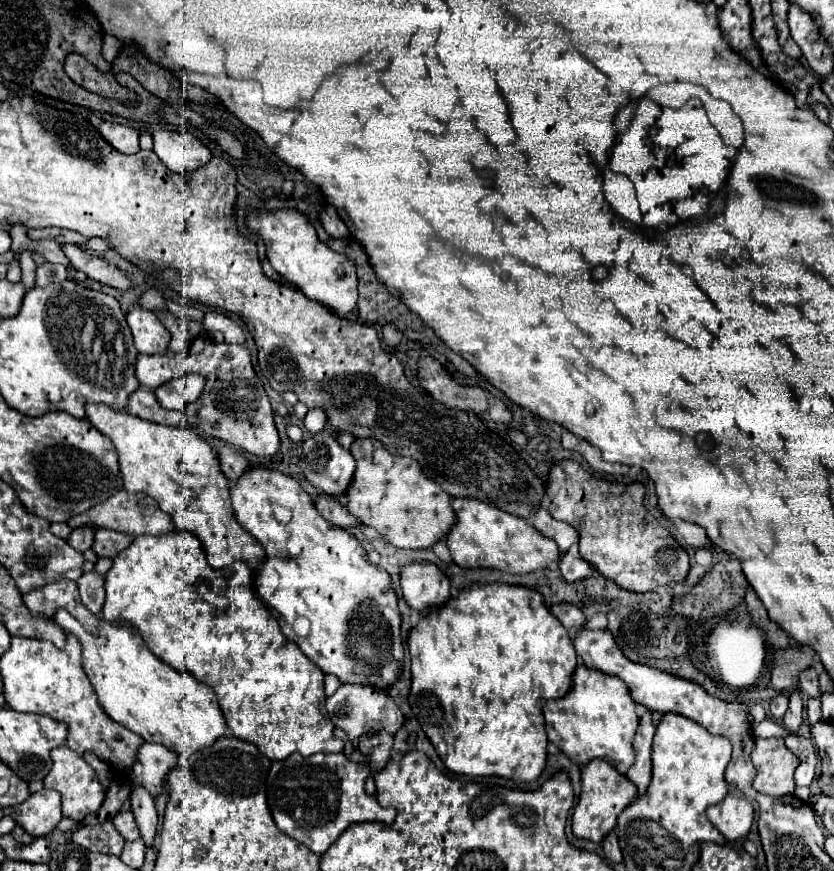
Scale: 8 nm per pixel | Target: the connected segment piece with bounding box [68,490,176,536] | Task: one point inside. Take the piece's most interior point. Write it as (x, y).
(134, 514)

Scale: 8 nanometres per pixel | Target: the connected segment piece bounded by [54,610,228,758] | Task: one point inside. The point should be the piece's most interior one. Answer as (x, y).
(139, 691)

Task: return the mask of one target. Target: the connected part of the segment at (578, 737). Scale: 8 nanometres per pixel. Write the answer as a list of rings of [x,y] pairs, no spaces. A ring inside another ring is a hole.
[[[578,666],[572,690],[560,700],[546,702],[544,718],[548,740],[578,766],[600,758],[612,764],[620,774],[626,774],[636,760],[632,742],[640,718],[636,714],[636,702],[632,702],[624,682],[616,676]]]

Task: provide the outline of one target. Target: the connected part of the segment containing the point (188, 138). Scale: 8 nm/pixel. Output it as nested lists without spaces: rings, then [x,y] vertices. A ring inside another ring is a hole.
[[[172,130],[154,134],[154,152],[166,168],[178,174],[198,170],[212,158],[212,152],[196,136]]]

